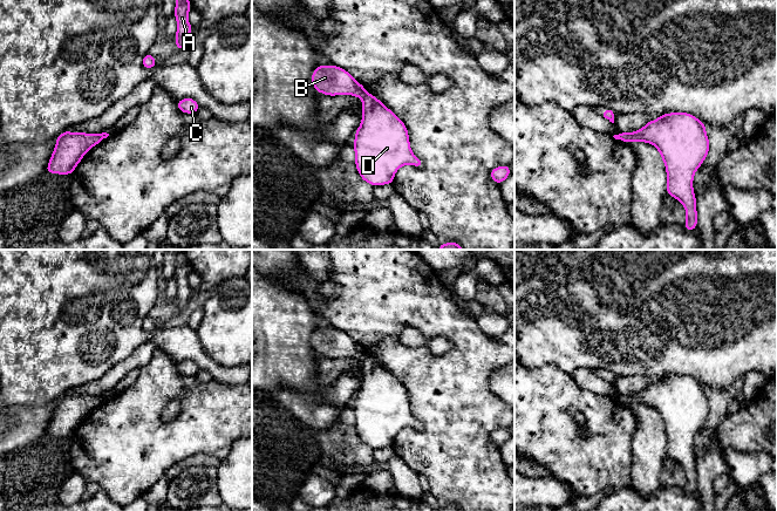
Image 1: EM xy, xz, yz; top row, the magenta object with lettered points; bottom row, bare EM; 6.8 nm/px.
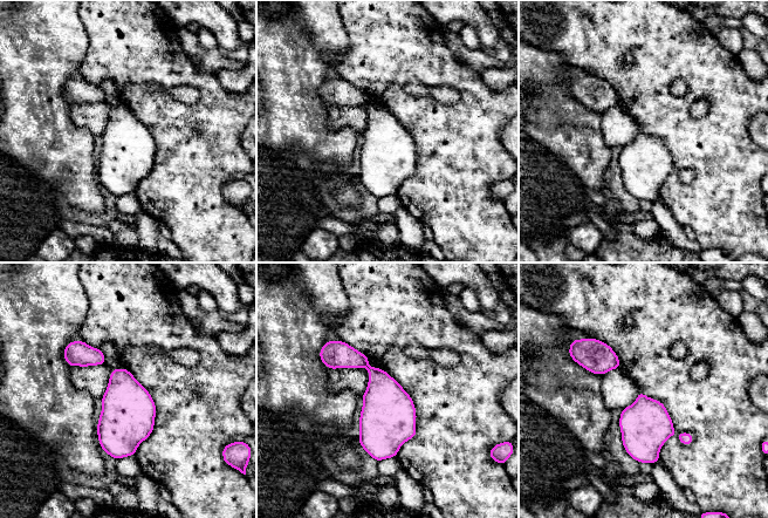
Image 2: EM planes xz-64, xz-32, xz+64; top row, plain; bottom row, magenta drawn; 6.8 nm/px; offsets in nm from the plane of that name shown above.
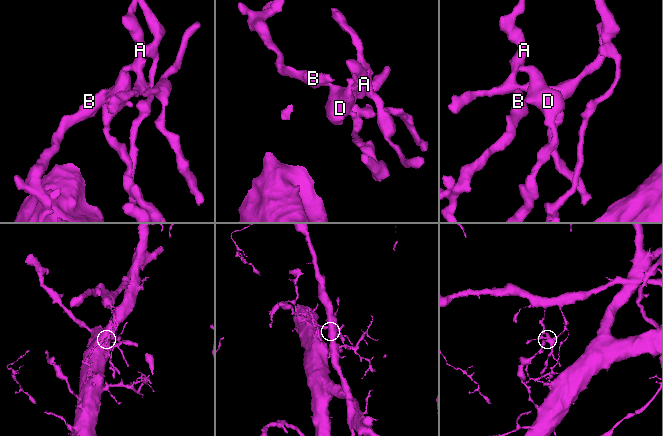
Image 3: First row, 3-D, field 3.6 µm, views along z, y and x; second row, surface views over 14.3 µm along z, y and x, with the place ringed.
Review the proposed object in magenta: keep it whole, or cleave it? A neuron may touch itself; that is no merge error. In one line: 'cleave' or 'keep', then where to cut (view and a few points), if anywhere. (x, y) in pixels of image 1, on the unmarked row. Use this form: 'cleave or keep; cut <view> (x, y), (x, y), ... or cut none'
cleave; cut xz (366, 354), (360, 359)

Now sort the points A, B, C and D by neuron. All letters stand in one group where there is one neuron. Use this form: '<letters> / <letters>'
A C D / B

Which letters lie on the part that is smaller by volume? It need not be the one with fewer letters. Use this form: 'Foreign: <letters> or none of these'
Foreign: A, C, D

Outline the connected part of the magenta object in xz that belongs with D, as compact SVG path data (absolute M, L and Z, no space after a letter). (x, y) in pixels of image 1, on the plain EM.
M367 354L361 363L362 382L353 408L361 441L375 450L393 447L395 436L403 428L422 430L422 423L411 414L403 383Z

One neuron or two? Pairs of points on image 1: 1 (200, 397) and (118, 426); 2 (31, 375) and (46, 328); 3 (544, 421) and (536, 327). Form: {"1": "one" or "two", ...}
{"1": "one", "2": "one", "3": "two"}

